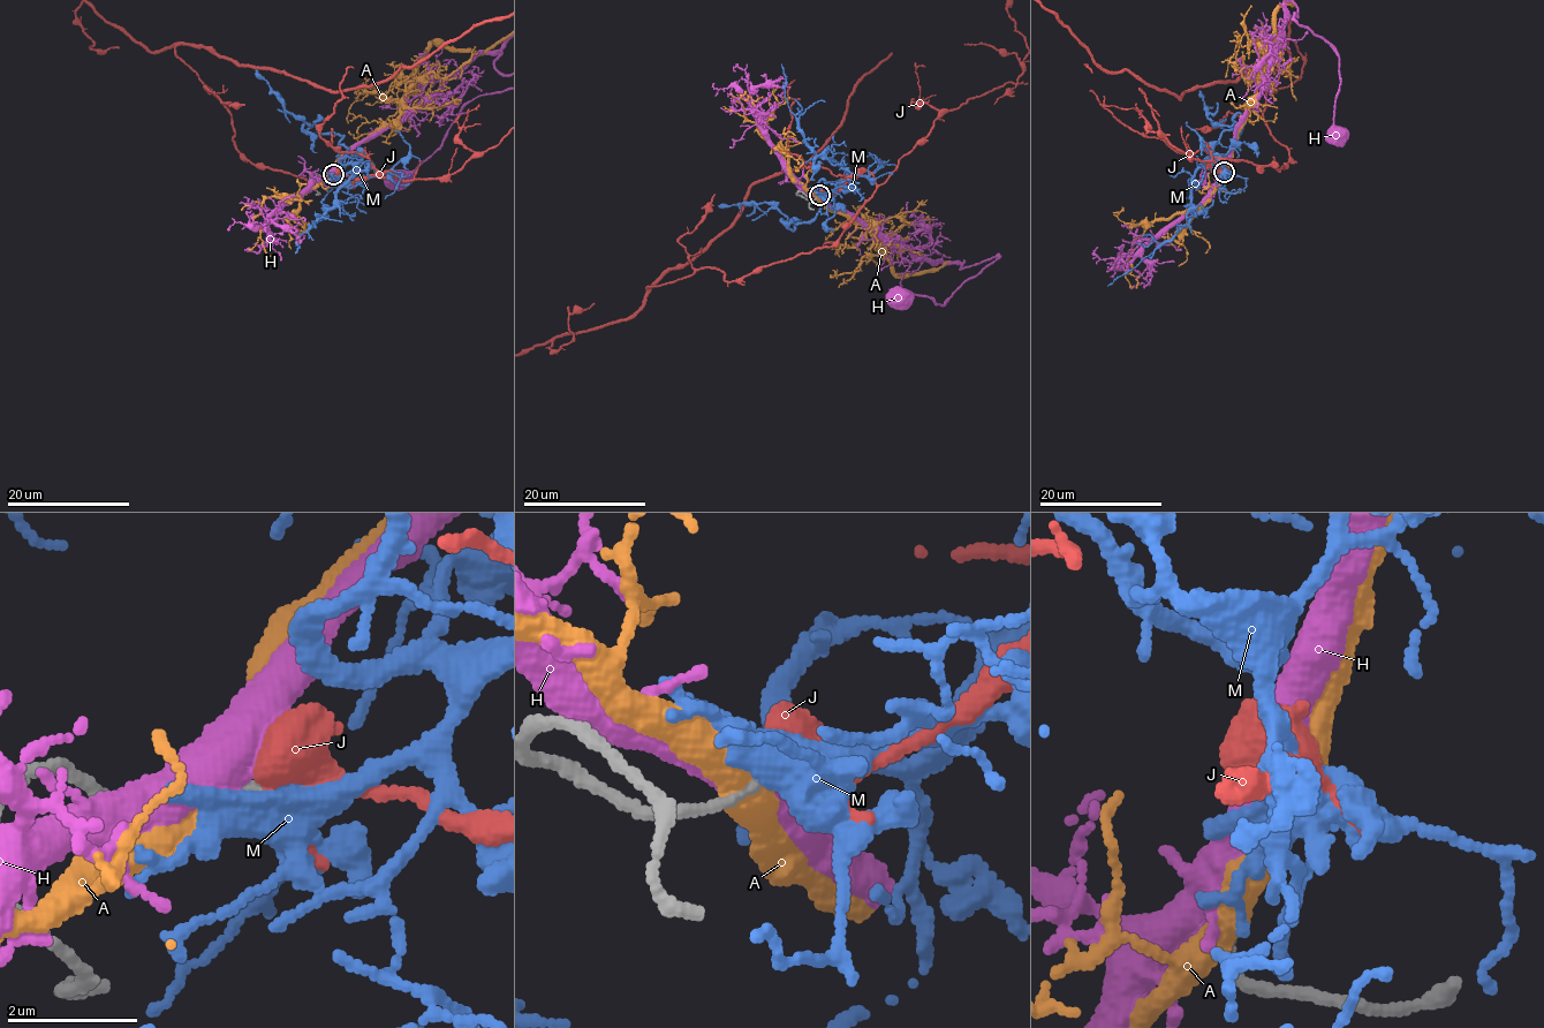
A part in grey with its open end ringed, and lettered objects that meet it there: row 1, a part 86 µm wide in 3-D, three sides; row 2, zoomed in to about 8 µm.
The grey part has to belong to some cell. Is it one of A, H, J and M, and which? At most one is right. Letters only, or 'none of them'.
none of them

